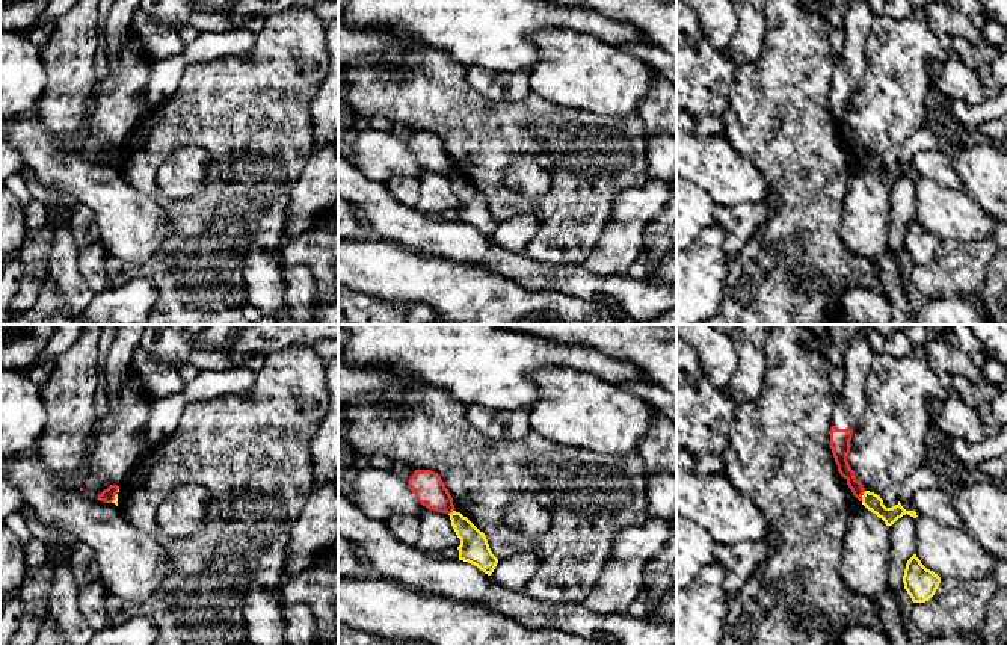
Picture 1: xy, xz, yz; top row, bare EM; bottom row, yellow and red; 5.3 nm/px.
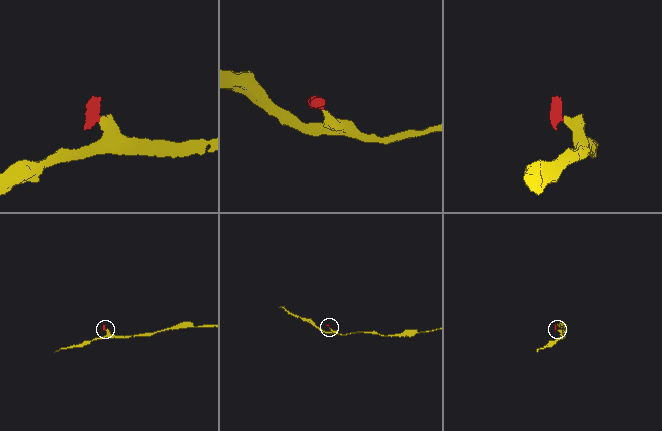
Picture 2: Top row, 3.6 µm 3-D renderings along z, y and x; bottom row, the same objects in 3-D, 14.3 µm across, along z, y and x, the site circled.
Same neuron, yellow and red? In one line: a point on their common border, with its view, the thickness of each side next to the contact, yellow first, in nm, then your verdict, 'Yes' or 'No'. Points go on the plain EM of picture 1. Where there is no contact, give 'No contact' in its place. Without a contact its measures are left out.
Touches yellow at yz (862, 157). Thickness 90 nm (yellow) against 70 nm. No

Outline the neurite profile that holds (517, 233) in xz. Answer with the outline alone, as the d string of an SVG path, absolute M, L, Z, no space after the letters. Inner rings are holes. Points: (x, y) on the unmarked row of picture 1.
M521 214L507 221L500 221L489 239L497 246L515 252L524 252L527 245L534 239L537 227L537 216Z

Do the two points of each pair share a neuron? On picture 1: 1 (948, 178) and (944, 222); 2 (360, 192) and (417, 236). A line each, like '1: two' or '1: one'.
1: two
2: one

